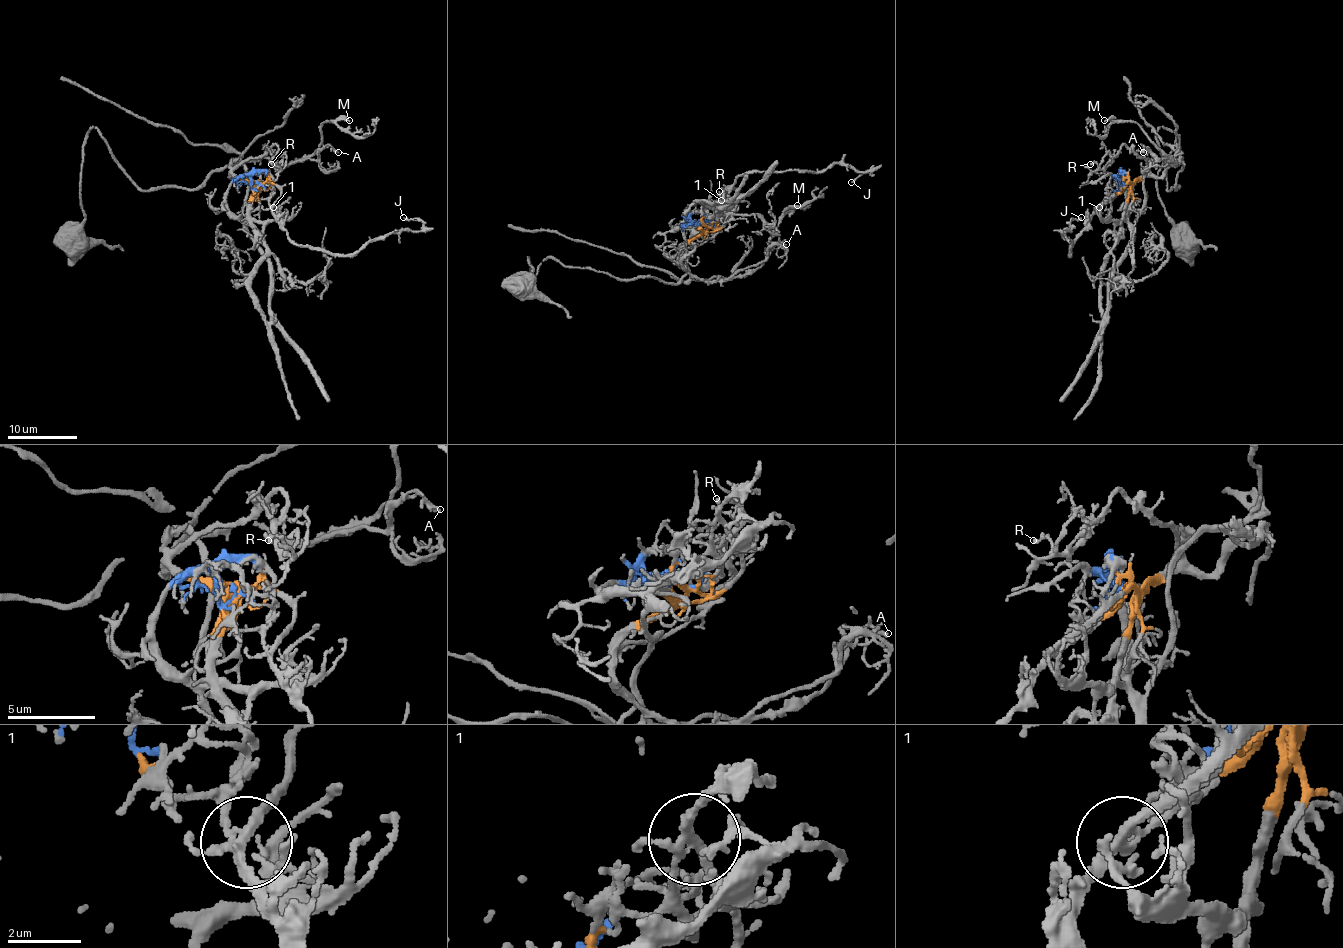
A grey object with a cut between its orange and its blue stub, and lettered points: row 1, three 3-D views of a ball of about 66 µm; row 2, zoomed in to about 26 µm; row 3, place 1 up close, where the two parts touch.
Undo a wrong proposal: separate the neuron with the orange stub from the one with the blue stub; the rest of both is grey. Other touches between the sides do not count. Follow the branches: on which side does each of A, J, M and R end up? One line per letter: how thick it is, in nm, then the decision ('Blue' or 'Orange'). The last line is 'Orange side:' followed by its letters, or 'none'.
A: Thickness 140 nm. Orange
J: Thickness 180 nm. Orange
M: Thickness 240 nm. Orange
R: Thickness 240 nm. Orange
Orange side: A, J, M, R

